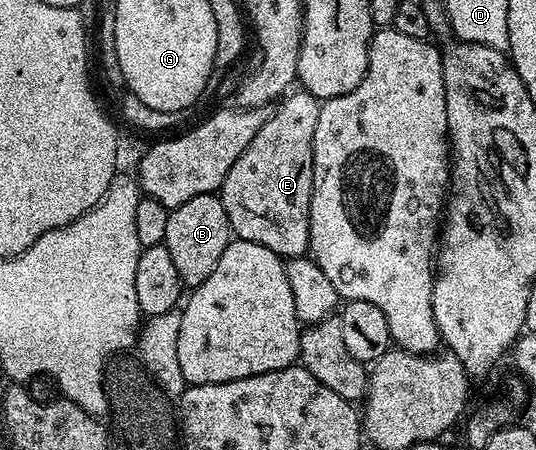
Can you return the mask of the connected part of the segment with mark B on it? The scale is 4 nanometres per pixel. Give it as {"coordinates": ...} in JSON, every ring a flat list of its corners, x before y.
{"coordinates":[[203,193,194,195,194,199,186,199,186,203,171,210,166,219,163,244,166,251,170,251,170,263,177,269,180,284,184,287,195,287,206,283,206,279,210,279,210,271,218,267,222,251,226,251,232,240,234,234,226,219,226,207,222,207,216,193]]}

